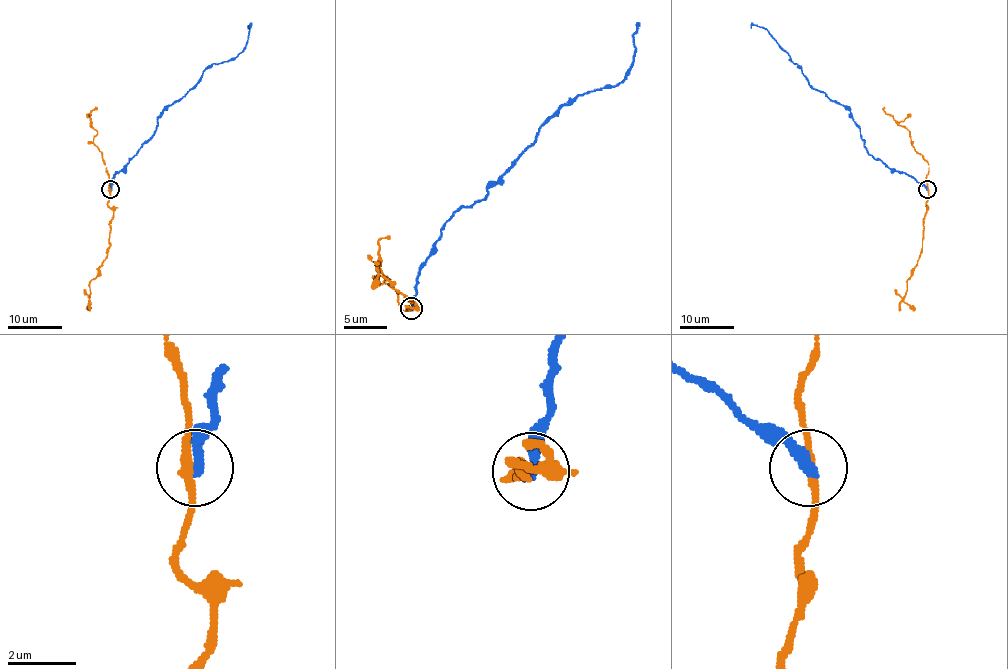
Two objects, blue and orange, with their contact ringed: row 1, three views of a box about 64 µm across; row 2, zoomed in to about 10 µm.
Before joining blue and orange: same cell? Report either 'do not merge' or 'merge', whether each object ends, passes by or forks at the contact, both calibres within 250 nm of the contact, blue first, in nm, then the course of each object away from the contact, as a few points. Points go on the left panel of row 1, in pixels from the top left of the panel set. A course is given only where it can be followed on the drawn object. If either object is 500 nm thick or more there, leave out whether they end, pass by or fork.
do not merge; blue ends there; orange passes by; 320 nm thick on the blue side, 220 nm on the other; blue runs (111, 190), (115, 174), (154, 133), (160, 113), (214, 63), (236, 56), (244, 48), (252, 24); orange runs (111, 190), (108, 206), (113, 211), (113, 218), (108, 254), (99, 273), (89, 283), (90, 295), (86, 309)

